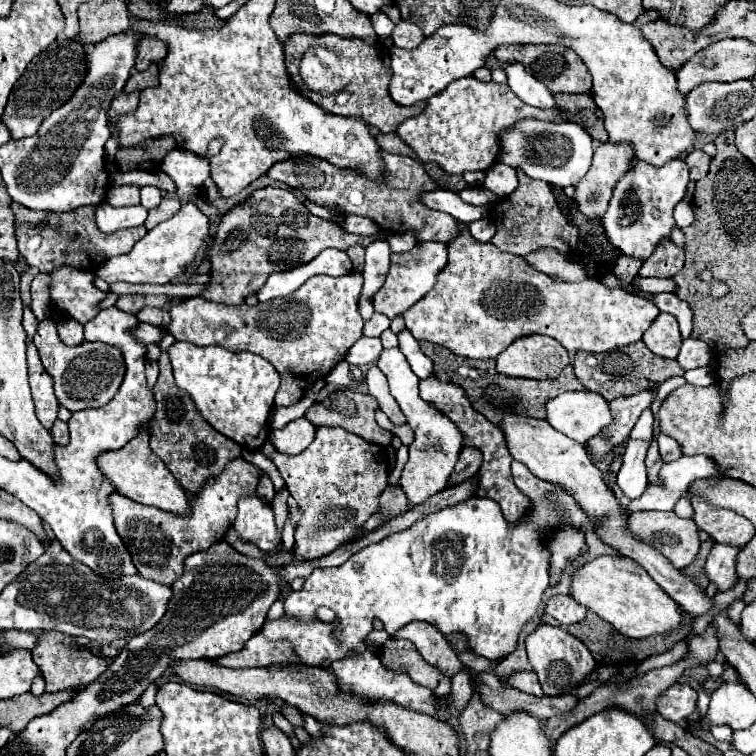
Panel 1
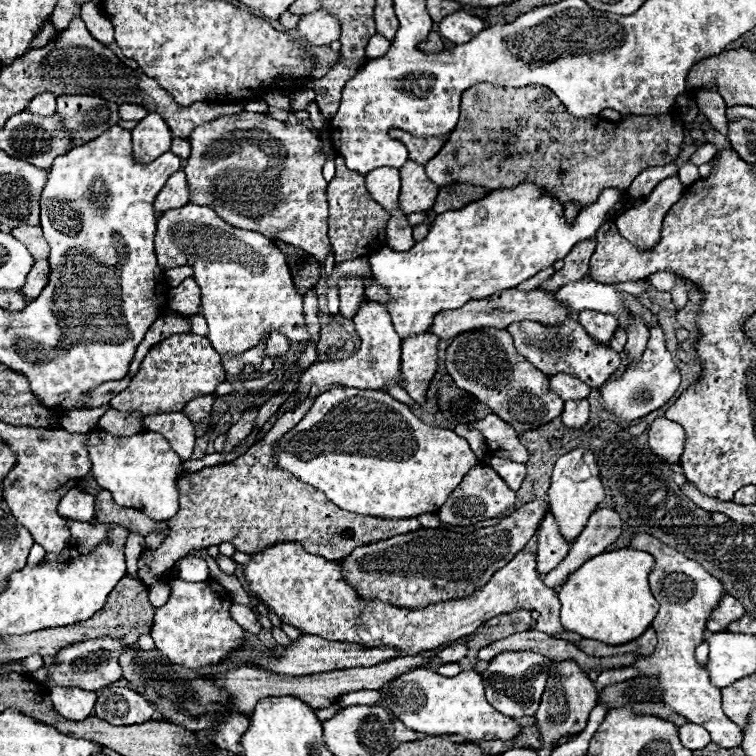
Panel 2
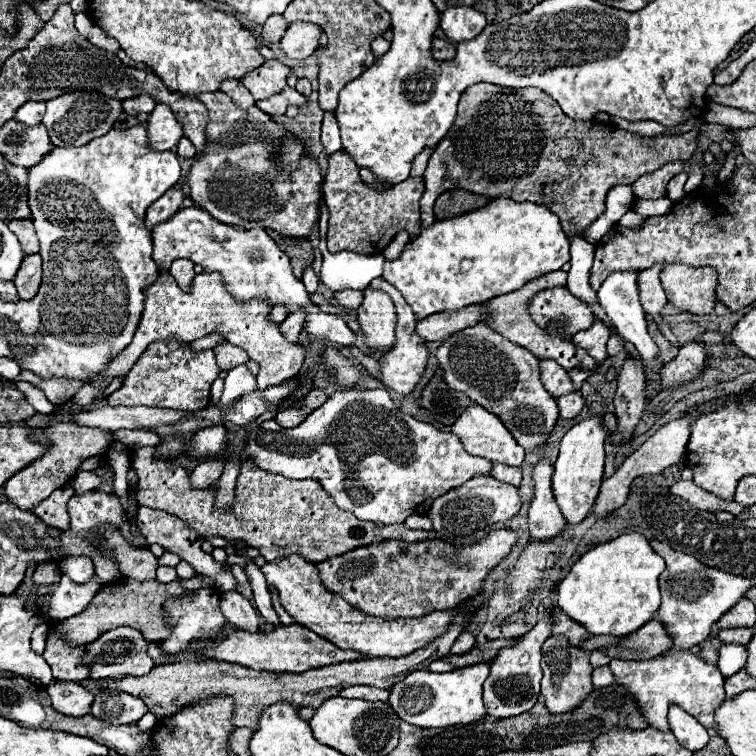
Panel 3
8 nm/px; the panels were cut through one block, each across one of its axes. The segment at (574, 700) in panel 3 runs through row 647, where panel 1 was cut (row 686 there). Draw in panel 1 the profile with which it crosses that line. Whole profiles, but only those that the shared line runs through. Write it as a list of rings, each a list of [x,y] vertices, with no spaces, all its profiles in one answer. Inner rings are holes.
[[[540,624],[534,632],[526,636],[526,652],[534,672],[540,678],[540,684],[546,696],[568,694],[594,668],[594,658],[590,650],[576,636],[572,636],[560,626]]]

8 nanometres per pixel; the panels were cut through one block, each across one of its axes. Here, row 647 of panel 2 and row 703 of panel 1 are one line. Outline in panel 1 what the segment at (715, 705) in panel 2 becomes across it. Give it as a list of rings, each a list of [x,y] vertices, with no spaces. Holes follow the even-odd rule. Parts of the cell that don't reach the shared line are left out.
[[[674,684],[658,698],[656,706],[662,718],[674,724],[682,724],[696,712],[696,700],[698,692],[690,684]]]

